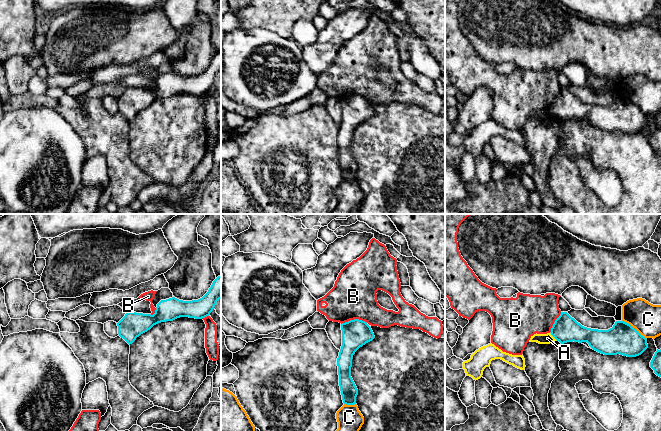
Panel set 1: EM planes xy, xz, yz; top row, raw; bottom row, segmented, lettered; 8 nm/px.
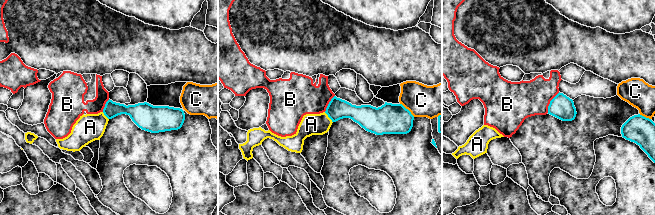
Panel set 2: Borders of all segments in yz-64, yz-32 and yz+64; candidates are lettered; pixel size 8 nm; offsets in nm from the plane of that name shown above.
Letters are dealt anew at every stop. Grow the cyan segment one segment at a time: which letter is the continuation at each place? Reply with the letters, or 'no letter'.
no letter

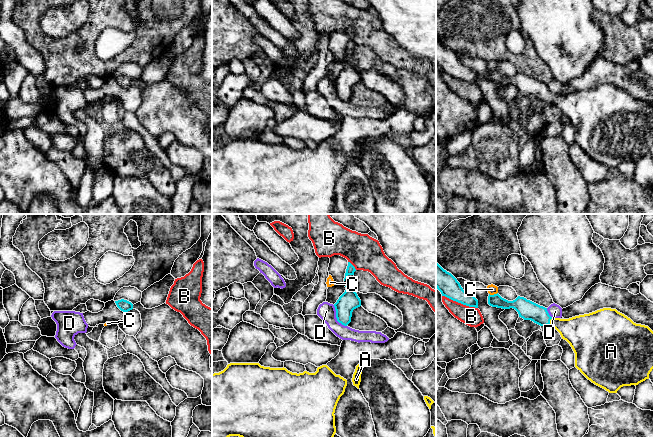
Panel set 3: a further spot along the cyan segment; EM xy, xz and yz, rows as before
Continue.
A

